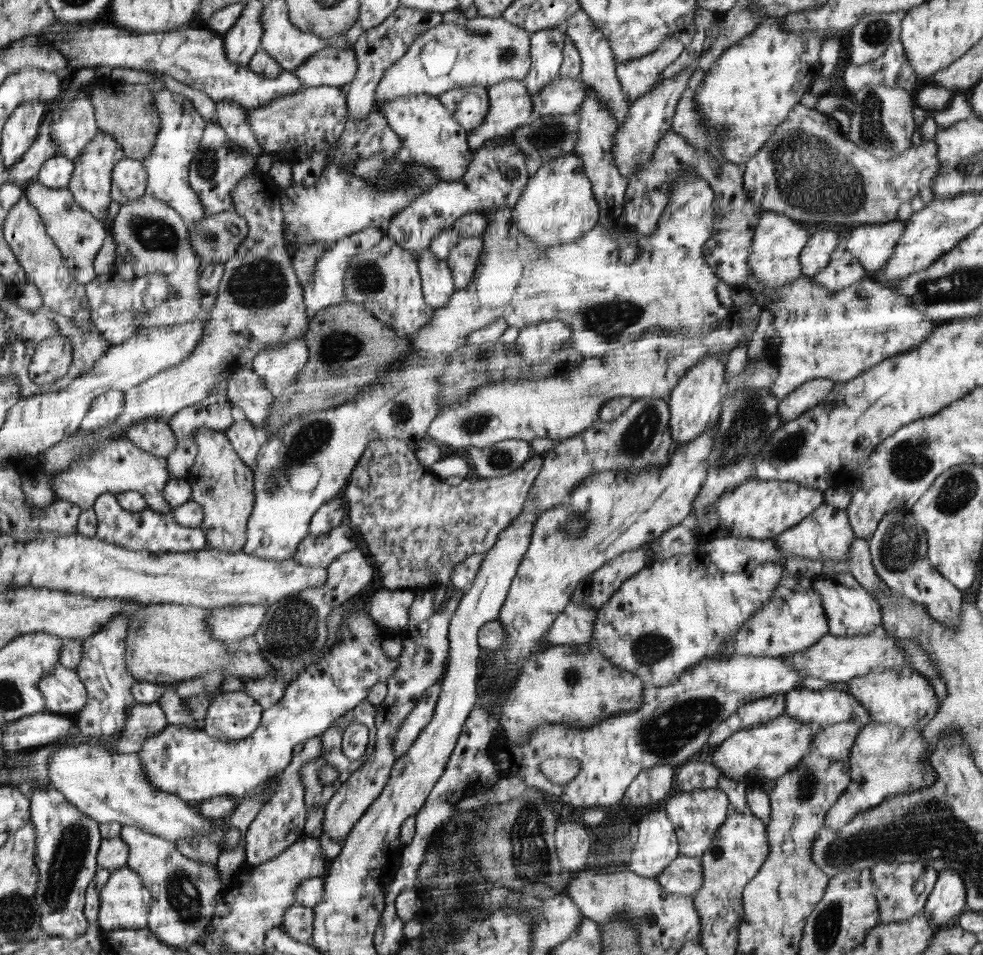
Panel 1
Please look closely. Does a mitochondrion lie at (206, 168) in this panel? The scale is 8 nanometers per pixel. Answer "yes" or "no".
yes

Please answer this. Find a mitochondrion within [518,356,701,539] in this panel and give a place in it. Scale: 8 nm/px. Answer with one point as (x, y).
(638, 435)

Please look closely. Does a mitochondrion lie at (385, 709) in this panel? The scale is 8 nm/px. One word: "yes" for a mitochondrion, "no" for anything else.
no

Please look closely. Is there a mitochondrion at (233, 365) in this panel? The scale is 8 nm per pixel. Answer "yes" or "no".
no

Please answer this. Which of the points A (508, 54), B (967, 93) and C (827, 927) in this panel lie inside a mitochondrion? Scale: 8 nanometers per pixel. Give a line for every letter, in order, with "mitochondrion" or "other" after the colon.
A: mitochondrion
B: other
C: mitochondrion

